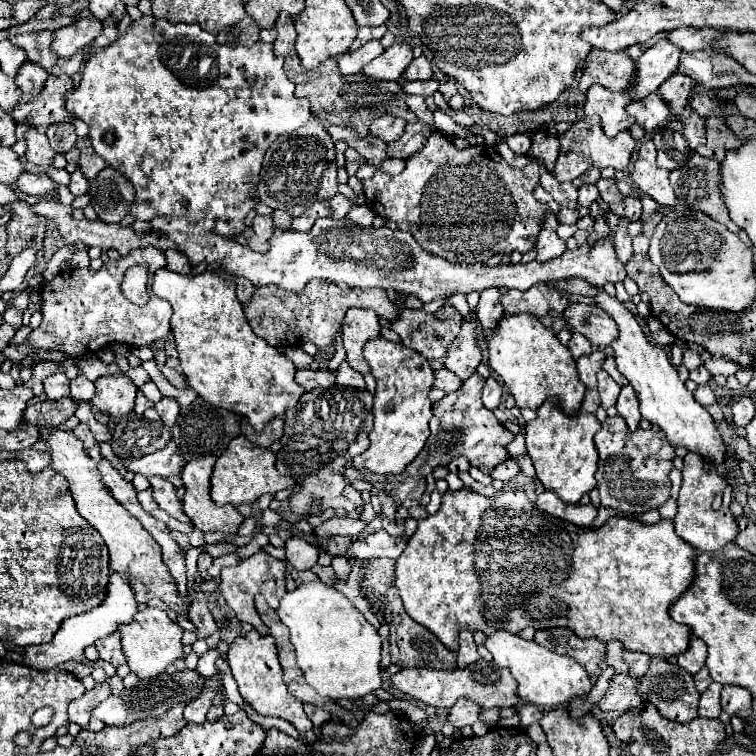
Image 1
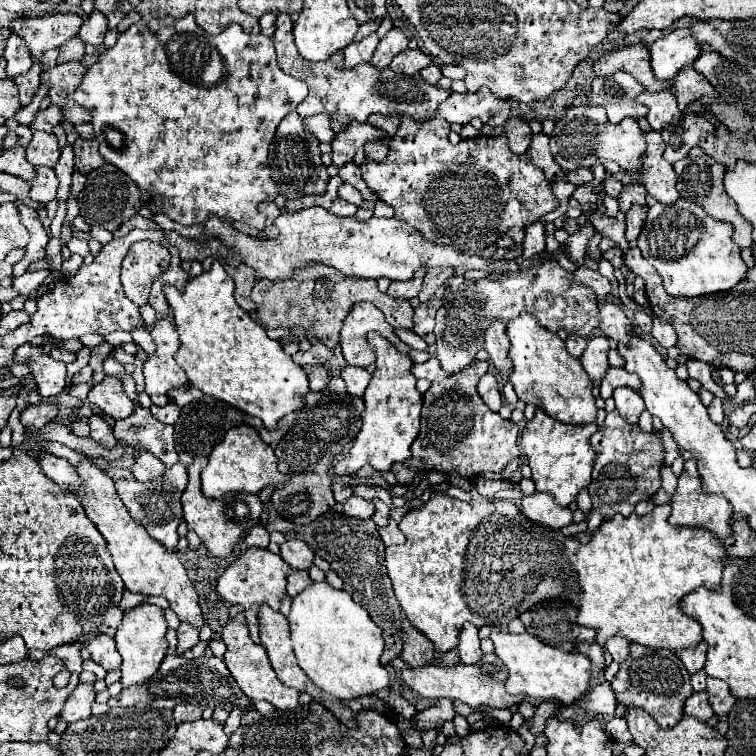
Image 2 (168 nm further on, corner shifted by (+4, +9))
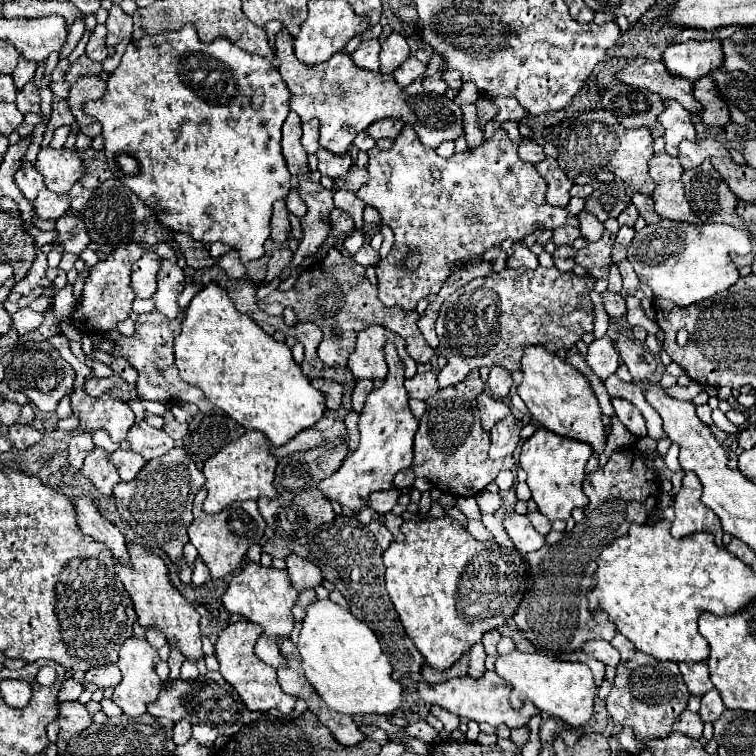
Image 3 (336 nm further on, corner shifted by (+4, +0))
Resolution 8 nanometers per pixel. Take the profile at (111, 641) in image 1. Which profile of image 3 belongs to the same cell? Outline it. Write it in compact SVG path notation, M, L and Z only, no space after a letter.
M106 664L106 666L100 666L100 668L88 670L84 680L102 688L102 690L104 688L114 688L120 682L120 670L118 670L116 664Z

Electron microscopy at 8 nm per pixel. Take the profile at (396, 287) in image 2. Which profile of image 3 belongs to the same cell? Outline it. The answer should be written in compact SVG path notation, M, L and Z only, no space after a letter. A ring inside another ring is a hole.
M406 124L390 150L376 146L368 156L370 180L356 196L376 208L382 222L394 232L390 256L376 264L380 302L384 306L414 310L416 302L440 292L456 262L478 258L506 238L522 240L538 228L578 226L578 218L566 208L554 208L546 202L544 178L534 164L518 158L518 144L502 128L496 128L494 136L478 148L444 160L434 148L422 146L414 128ZM408 250L420 252L420 264L414 272L400 268Z

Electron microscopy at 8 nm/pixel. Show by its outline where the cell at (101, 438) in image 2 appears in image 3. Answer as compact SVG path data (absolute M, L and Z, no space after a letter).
M96 448L88 454L82 474L94 484L94 488L104 498L112 498L112 488L114 488L114 484L120 482L120 476L118 476L116 468L108 462L108 452L104 448Z

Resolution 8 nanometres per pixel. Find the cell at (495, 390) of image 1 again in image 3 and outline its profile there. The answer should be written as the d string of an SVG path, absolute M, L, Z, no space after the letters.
M484 392L482 396L478 396L478 410L480 410L482 428L484 428L486 432L490 432L492 426L510 412L510 408L508 408L506 402L494 400L494 398L490 398L486 392Z

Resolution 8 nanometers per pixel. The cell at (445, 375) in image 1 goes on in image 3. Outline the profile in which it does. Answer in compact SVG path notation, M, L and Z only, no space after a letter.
M424 372L424 374L416 374L414 378L404 382L404 388L408 390L410 398L418 398L418 400L426 400L432 394L438 392L438 382L436 382L436 374L434 372Z

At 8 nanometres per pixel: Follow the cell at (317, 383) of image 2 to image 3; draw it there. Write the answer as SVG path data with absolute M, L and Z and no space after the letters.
M312 380L312 384L326 396L326 408L328 410L338 410L340 408L340 402L342 402L342 394L344 394L344 388L332 380Z

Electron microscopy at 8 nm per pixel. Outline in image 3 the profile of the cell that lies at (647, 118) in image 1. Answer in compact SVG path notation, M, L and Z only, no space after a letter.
M666 100L666 110L658 116L658 122L666 130L664 140L666 140L666 152L670 156L678 156L678 144L682 140L690 140L690 142L696 140L692 114L674 100Z

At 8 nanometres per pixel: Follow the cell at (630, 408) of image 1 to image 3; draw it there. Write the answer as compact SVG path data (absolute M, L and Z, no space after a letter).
M612 398L612 406L614 406L620 422L630 430L630 434L634 434L636 438L646 436L646 424L644 424L638 408L634 408L634 404L630 404L624 398Z

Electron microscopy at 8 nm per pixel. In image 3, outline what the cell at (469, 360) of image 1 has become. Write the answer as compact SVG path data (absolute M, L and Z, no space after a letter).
M504 268L498 274L476 278L468 282L466 286L458 288L440 308L440 316L436 320L436 334L440 338L438 352L448 358L446 368L438 372L438 384L440 388L448 388L458 384L468 376L470 370L482 368L482 366L502 366L508 372L514 372L520 368L520 360L526 346L544 346L548 352L558 352L560 348L570 350L578 340L582 340L582 334L592 332L592 300L590 292L594 290L594 278L590 274L578 276L574 272L562 274L558 268L542 268L536 270L528 268Z

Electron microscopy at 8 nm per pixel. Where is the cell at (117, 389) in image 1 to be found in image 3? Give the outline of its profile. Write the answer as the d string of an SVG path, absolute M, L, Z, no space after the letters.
M76 386L70 402L72 414L78 418L80 426L86 432L106 430L110 434L110 440L116 444L126 440L126 432L134 426L134 412L126 402L112 400L110 396L94 400L86 396L82 386Z

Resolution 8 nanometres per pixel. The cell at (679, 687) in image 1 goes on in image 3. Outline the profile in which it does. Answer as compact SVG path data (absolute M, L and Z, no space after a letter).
M616 634L610 644L620 652L620 664L616 668L616 680L606 696L606 710L614 724L632 728L636 740L644 744L648 738L666 738L672 732L674 720L686 710L688 690L680 676L676 662L654 660L648 654L642 654L630 640L622 634Z

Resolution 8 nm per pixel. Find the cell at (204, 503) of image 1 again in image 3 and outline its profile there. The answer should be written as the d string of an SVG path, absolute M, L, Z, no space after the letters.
M200 490L194 500L194 522L188 528L188 536L190 536L190 542L196 546L202 562L206 564L210 576L214 580L218 580L240 568L248 548L252 544L258 544L260 538L264 536L266 522L258 512L256 502L252 502L252 500L238 502L232 506L232 510L224 510L218 514L206 514L202 510L204 498L206 498L206 490Z

